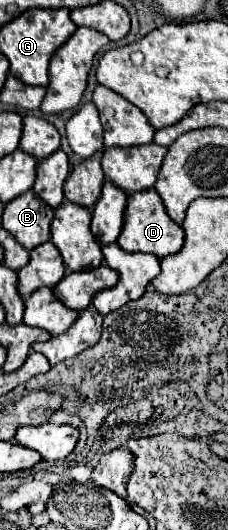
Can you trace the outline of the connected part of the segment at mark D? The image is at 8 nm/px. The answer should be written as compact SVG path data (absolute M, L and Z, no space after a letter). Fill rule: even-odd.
M156 189L138 191L136 195L130 195L124 215L126 215L124 225L122 225L122 231L120 231L118 241L116 241L124 251L152 253L158 259L162 259L166 255L172 255L172 253L180 251L180 247L184 245L184 231L178 223L174 223L168 217L168 213L164 209L164 203L162 203L160 195L156 193Z

